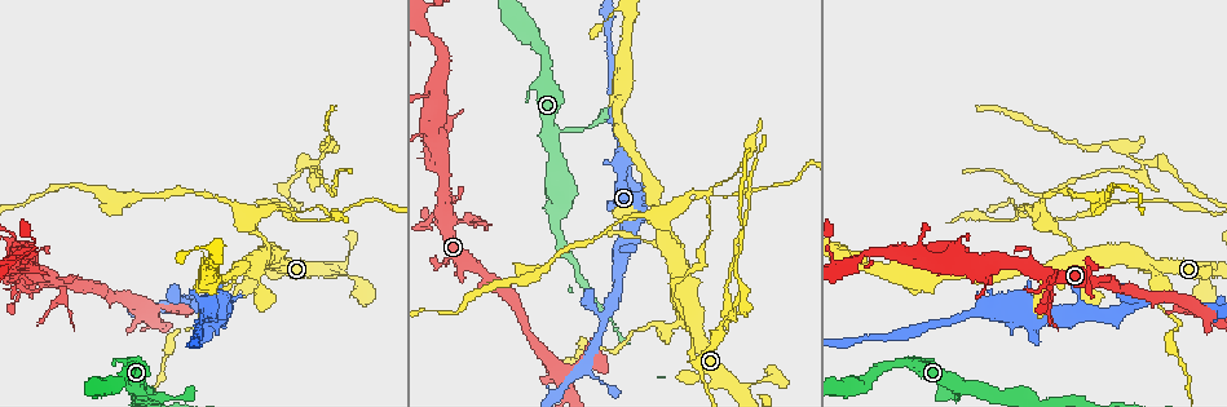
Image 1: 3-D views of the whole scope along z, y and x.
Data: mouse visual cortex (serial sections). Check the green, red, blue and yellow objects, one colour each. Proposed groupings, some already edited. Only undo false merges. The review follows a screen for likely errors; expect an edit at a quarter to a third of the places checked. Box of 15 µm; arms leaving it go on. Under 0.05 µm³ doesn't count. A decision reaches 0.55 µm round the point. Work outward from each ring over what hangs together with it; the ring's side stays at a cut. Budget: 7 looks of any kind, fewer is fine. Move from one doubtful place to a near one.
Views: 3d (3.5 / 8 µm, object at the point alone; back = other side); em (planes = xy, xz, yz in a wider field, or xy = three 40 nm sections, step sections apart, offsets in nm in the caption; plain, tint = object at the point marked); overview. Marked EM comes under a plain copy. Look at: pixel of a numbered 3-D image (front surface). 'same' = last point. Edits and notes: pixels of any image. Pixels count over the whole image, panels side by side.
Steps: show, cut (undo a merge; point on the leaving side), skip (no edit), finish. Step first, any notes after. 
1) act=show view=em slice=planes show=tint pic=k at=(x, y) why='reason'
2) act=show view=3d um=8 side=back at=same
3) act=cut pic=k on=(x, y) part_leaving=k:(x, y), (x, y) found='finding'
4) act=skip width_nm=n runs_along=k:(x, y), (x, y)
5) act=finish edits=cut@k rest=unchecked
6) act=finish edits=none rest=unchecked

act=show view=3d um=8 side=back pic=1 at=(1048, 224) why='calibre changes'

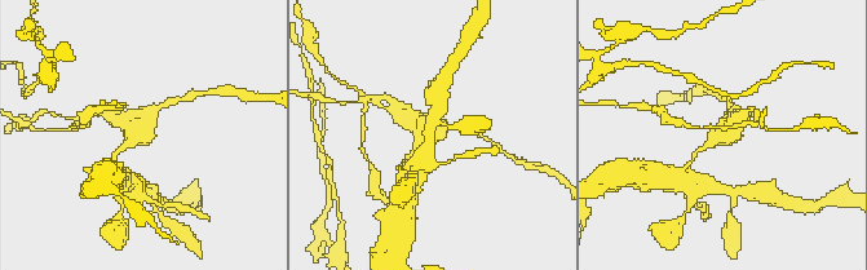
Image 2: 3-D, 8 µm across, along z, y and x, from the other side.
act=show view=em slice=xy step=2 show=tint pic=2 at=(721, 139)

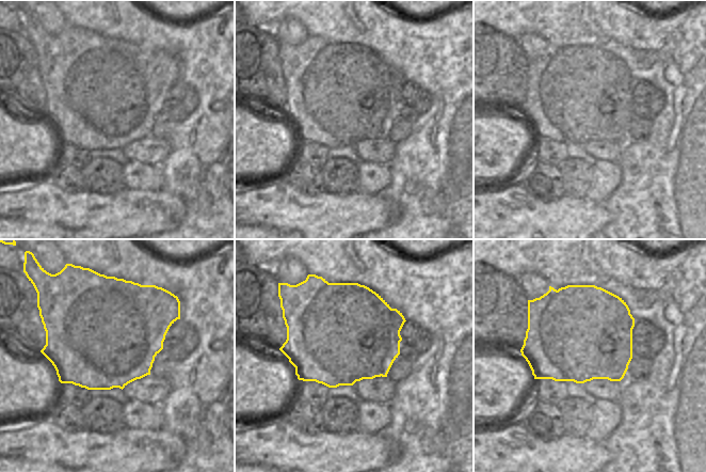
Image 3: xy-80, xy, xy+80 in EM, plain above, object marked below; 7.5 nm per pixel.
act=cut pic=2 on=(737, 122) border=3:(92, 288), (68, 340), (125, 375) found='a second cell is stuck on'

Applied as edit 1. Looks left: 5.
act=show view=overview

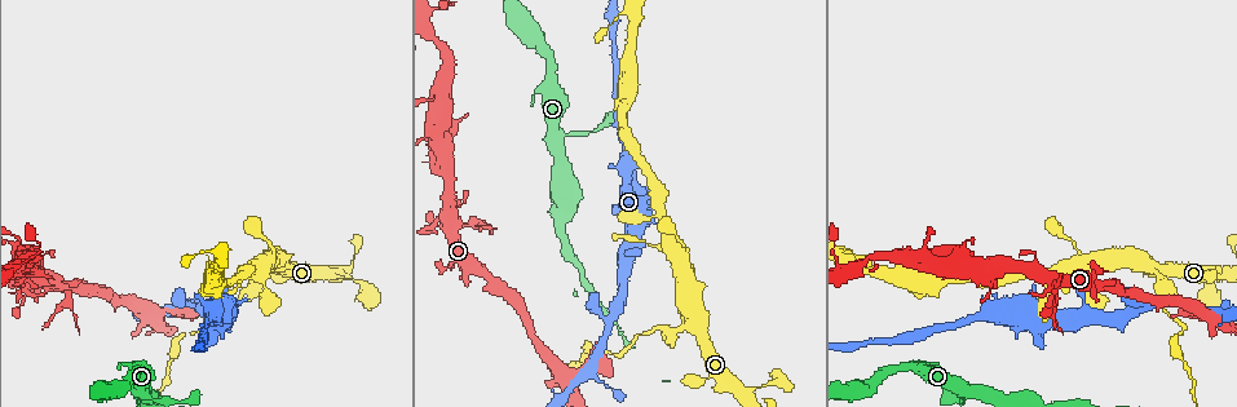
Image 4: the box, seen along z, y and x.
act=show view=3d um=3.5 side=back pic=4 at=(238, 298) why='calibre changes'

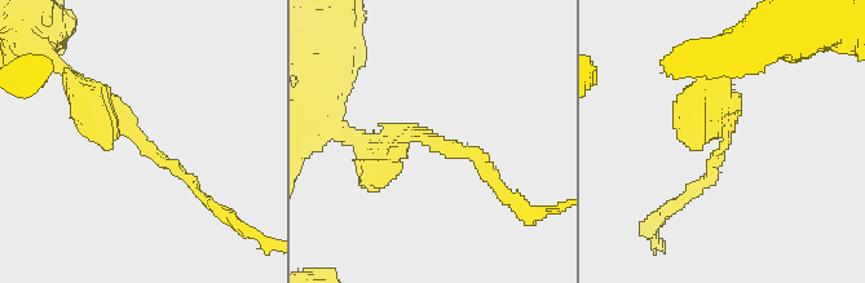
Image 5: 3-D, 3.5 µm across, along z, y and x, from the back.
act=show view=em slice=planes show=tint pic=5 at=(135, 139) arm_widths_nm=150,350

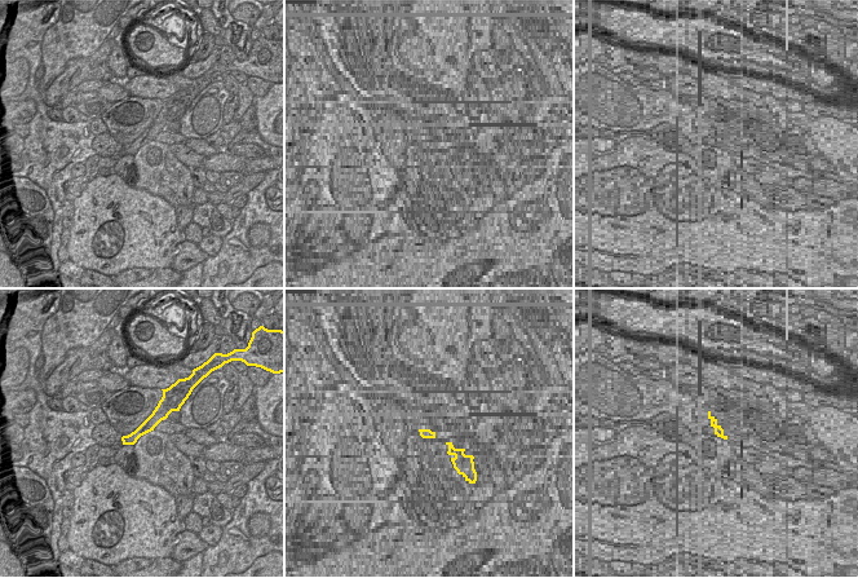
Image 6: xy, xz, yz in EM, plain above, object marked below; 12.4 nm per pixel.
act=show view=em slice=xy step=3 show=tint at=same

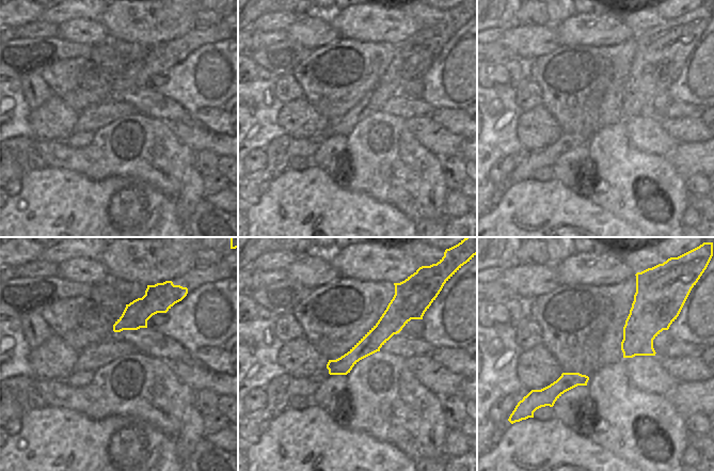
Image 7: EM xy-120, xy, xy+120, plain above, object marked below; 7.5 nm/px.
act=cut pic=5 on=(155, 157) part_leaving=5:(122, 124), (185, 175), (206, 199) found='two cells meet here'

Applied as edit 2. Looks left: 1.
act=finish edits=cut@2,cut@5 rest=unchecked

